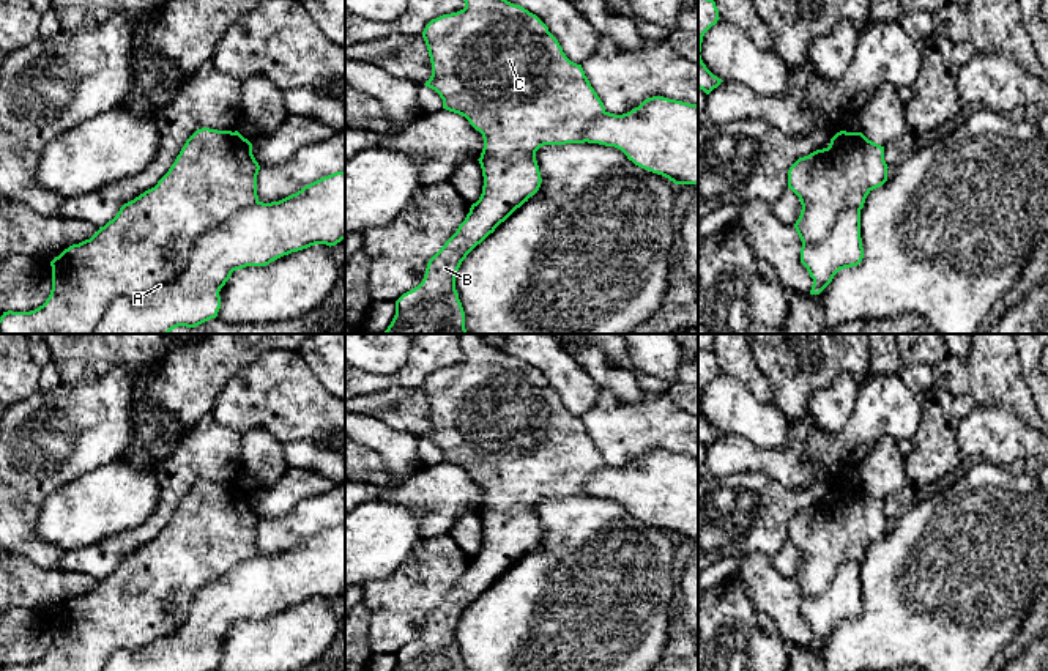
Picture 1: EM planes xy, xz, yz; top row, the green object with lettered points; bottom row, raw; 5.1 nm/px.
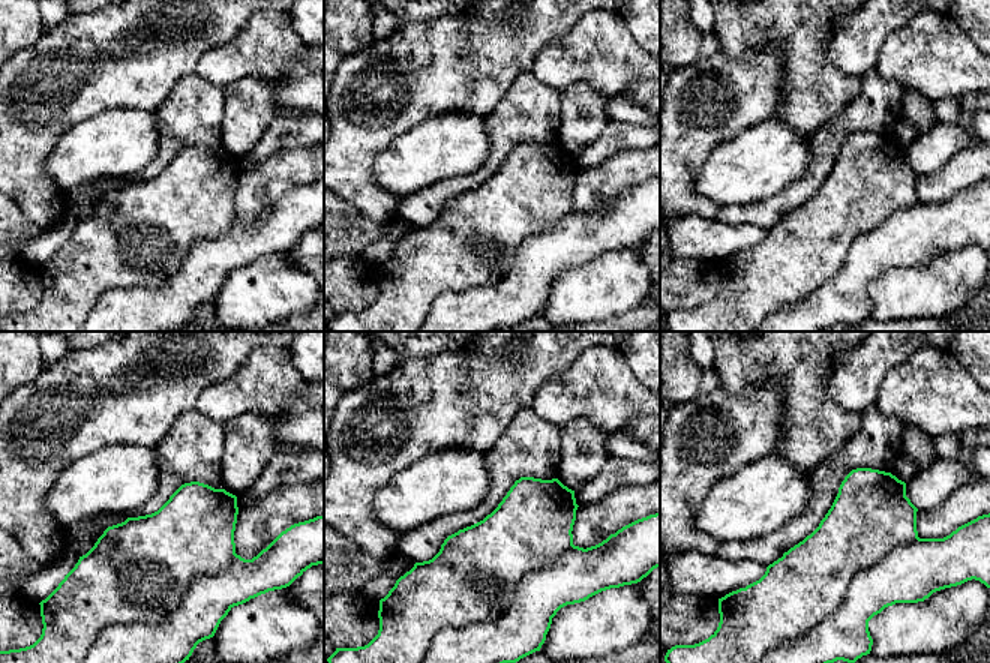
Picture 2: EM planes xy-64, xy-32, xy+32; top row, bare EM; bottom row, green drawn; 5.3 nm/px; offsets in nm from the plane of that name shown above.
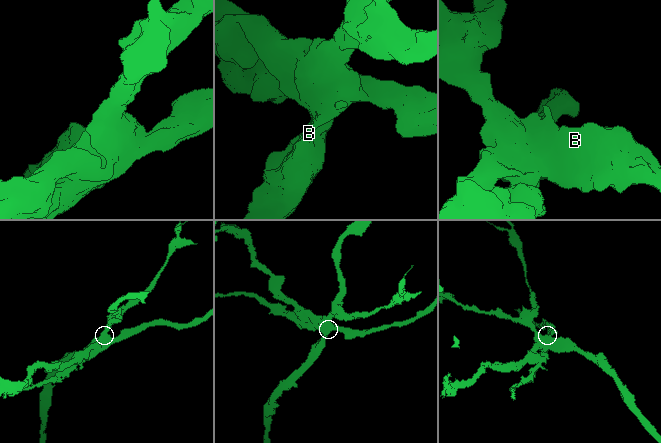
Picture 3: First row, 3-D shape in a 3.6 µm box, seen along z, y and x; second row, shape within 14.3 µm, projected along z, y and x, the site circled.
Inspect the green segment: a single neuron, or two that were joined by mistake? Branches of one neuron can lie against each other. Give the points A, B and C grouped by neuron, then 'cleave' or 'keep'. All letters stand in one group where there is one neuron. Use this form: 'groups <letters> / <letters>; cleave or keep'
groups A / B C; cleave

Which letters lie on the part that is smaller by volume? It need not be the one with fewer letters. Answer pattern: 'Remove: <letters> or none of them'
Remove: A

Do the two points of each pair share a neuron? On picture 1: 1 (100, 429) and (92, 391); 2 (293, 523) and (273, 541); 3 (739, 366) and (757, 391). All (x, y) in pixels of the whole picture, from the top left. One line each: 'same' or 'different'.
1: same
2: same
3: same

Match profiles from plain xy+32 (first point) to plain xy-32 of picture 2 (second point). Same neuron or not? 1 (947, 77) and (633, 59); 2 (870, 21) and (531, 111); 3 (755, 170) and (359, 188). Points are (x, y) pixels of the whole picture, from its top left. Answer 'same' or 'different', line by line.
1: same
2: different
3: different

